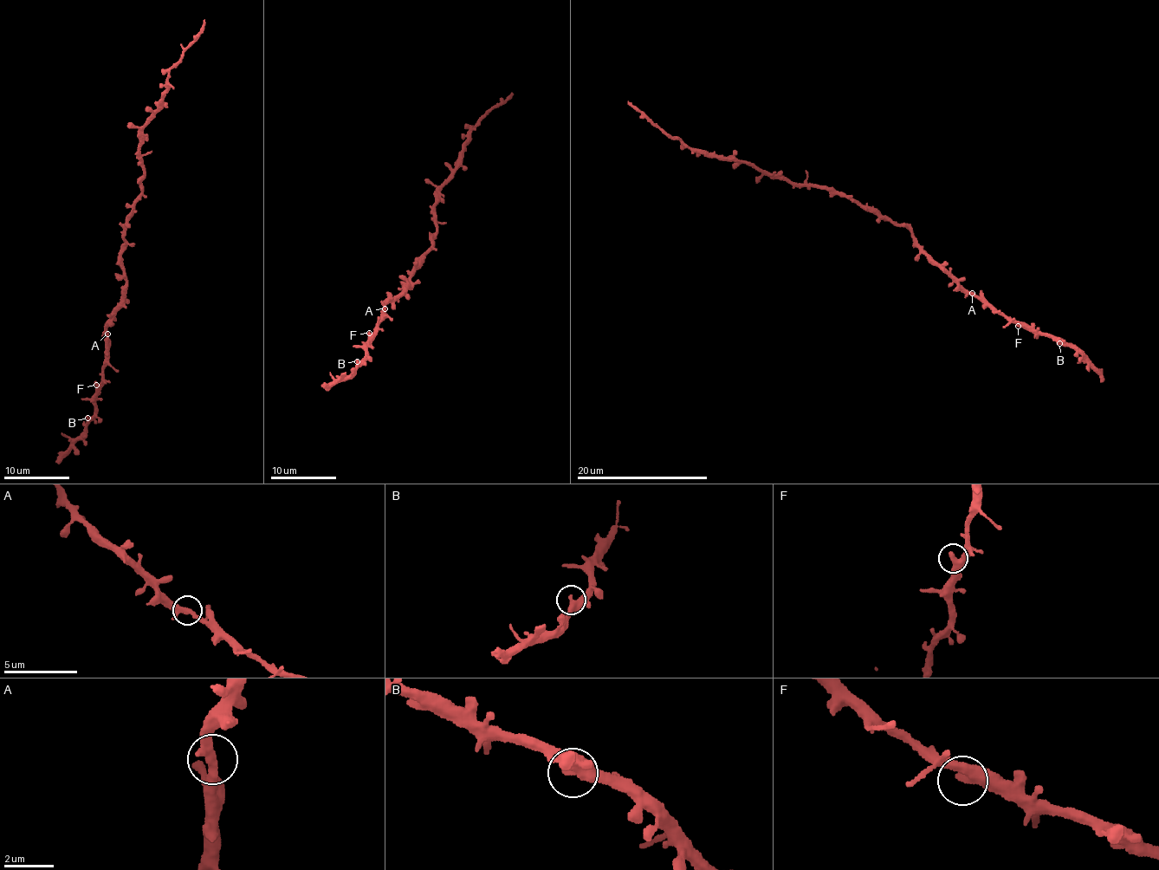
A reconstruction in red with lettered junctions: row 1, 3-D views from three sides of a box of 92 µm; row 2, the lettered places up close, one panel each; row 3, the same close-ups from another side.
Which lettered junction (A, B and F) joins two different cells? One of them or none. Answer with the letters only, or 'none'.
none

